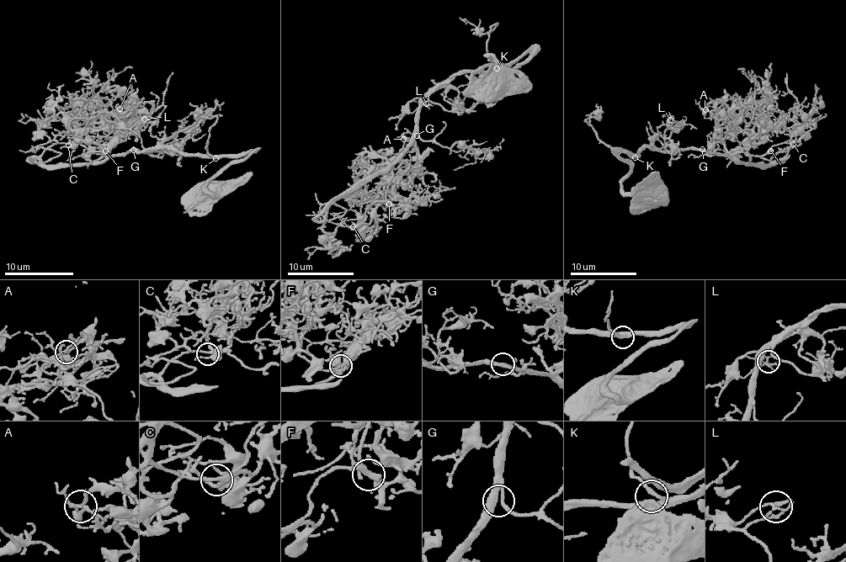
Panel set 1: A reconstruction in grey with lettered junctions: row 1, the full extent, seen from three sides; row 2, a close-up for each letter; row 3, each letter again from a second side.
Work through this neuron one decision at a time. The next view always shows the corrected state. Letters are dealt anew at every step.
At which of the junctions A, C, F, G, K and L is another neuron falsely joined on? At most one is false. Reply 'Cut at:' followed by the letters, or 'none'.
Cut at: none

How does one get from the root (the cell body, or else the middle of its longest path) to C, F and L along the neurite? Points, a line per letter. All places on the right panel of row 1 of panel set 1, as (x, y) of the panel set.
C: (651, 191), (645, 194), (622, 189), (630, 171), (628, 159), (645, 147), (763, 156), (780, 142), (793, 144)
F: (651, 191), (645, 194), (622, 189), (630, 171), (628, 159), (645, 147), (753, 156), (770, 151)
L: (651, 191), (625, 193), (622, 181), (630, 171), (631, 156), (665, 142), (670, 119)

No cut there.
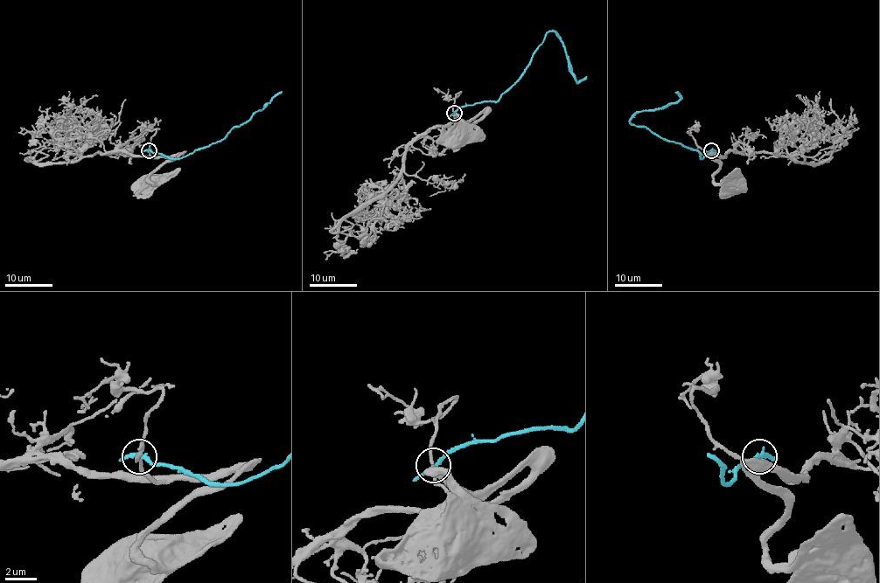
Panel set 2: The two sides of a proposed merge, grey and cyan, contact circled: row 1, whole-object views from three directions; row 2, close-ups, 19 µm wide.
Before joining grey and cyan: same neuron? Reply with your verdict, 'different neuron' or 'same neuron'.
different neuron

